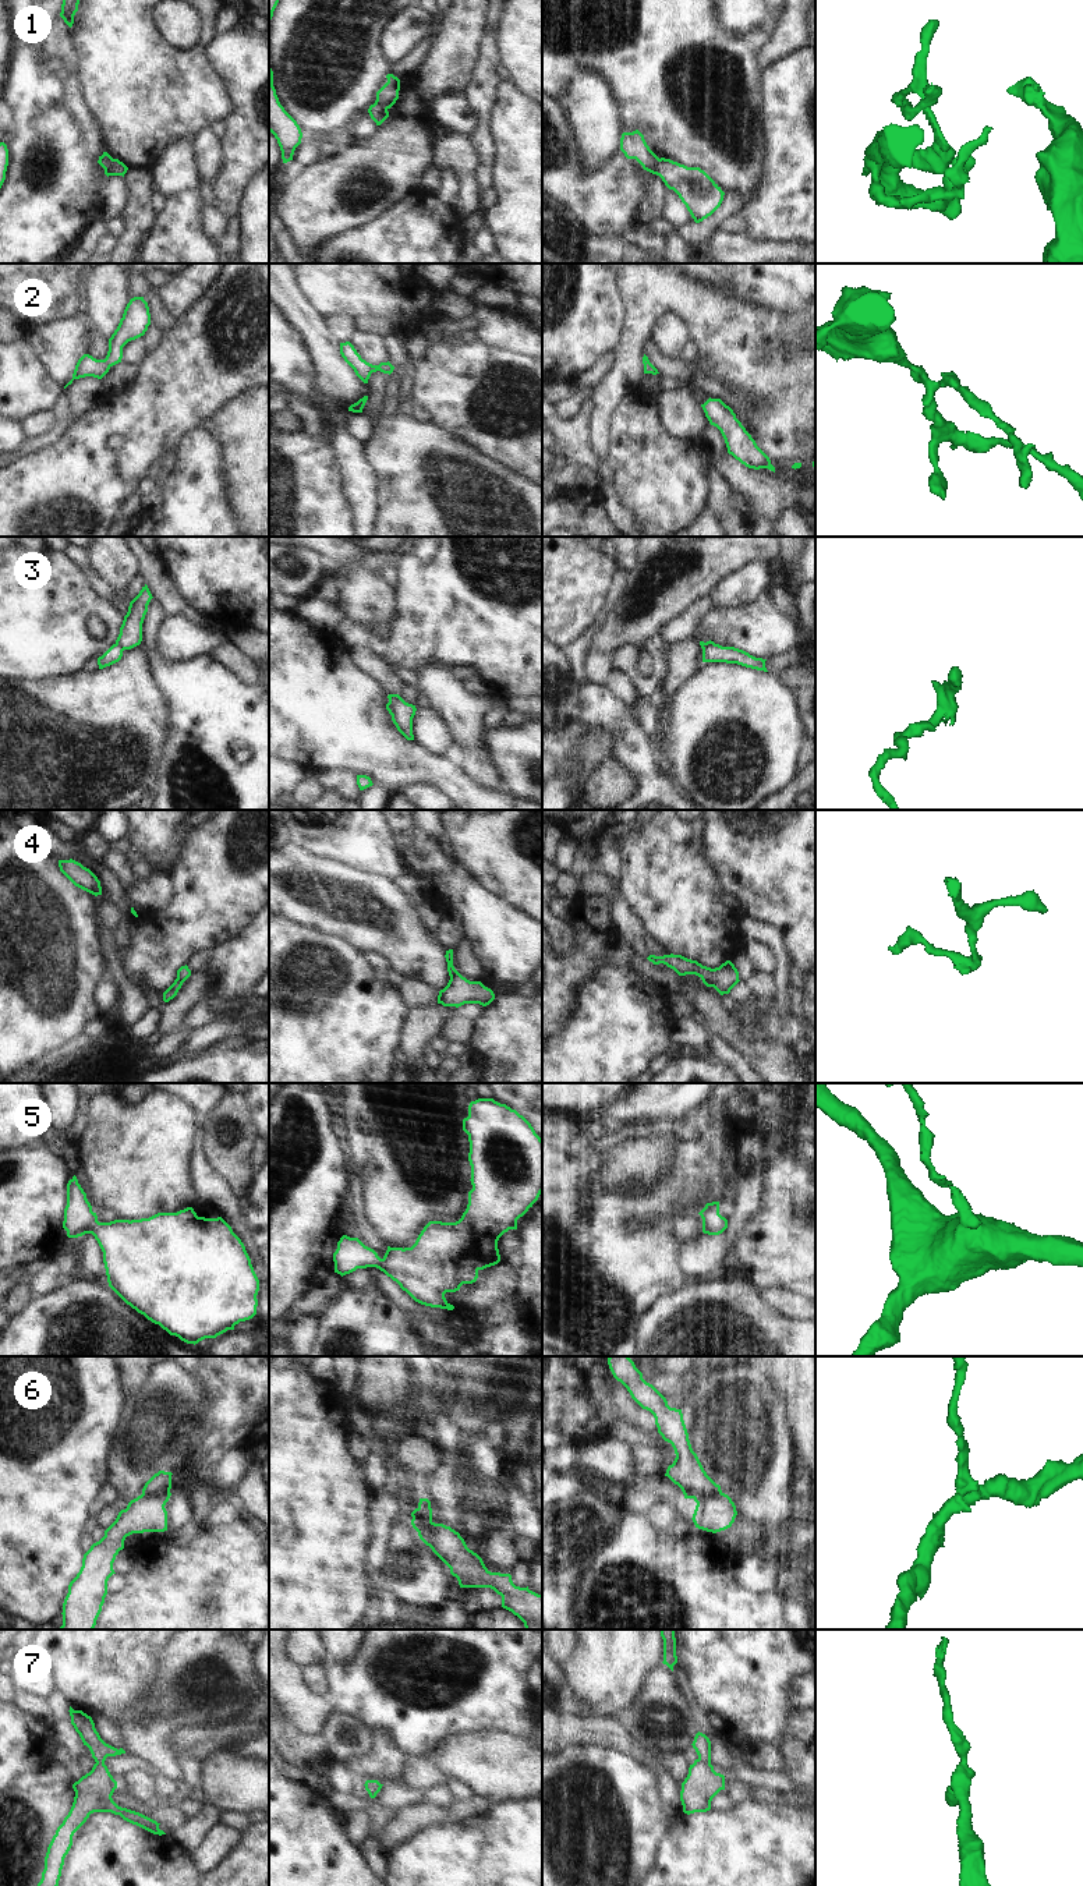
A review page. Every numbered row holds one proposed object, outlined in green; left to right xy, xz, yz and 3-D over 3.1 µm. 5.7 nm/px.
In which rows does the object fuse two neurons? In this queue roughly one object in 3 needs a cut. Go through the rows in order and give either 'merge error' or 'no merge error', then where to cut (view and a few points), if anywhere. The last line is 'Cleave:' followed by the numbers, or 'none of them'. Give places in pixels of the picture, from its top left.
1: merge error; cut in xy along (102, 155), (109, 162), (112, 174)
2: no merge error; no cut
3: merge error; cut in xy along (114, 644), (123, 650)
4: no merge error; no cut
5: no merge error; no cut
6: merge error; cut in xy along (169, 1492), (142, 1494)
7: no merge error; no cut
Cleave: 1, 3, 6

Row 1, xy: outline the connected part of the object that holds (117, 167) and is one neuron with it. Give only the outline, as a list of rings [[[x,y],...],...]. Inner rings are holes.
[[[103,152],[102,156],[110,162],[112,176],[123,176],[124,177],[128,167],[123,162],[120,162],[118,159],[113,159],[107,152]]]

